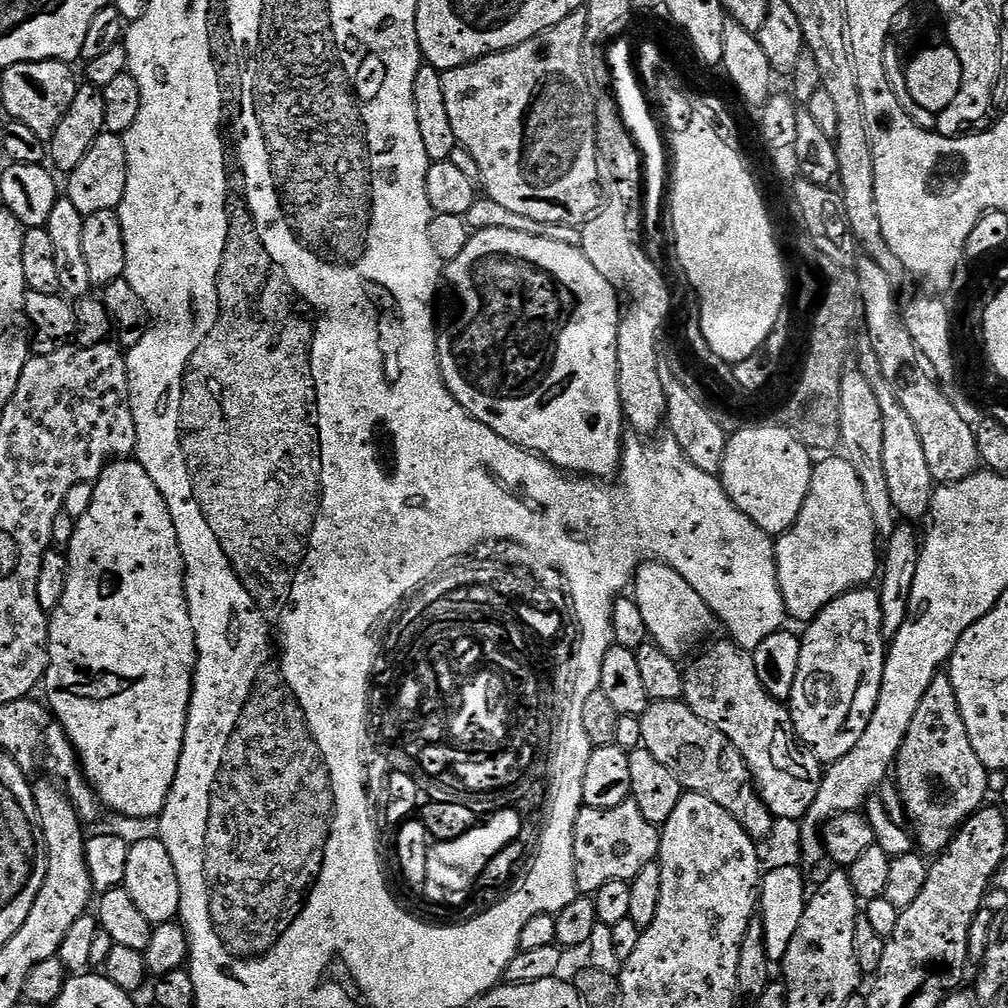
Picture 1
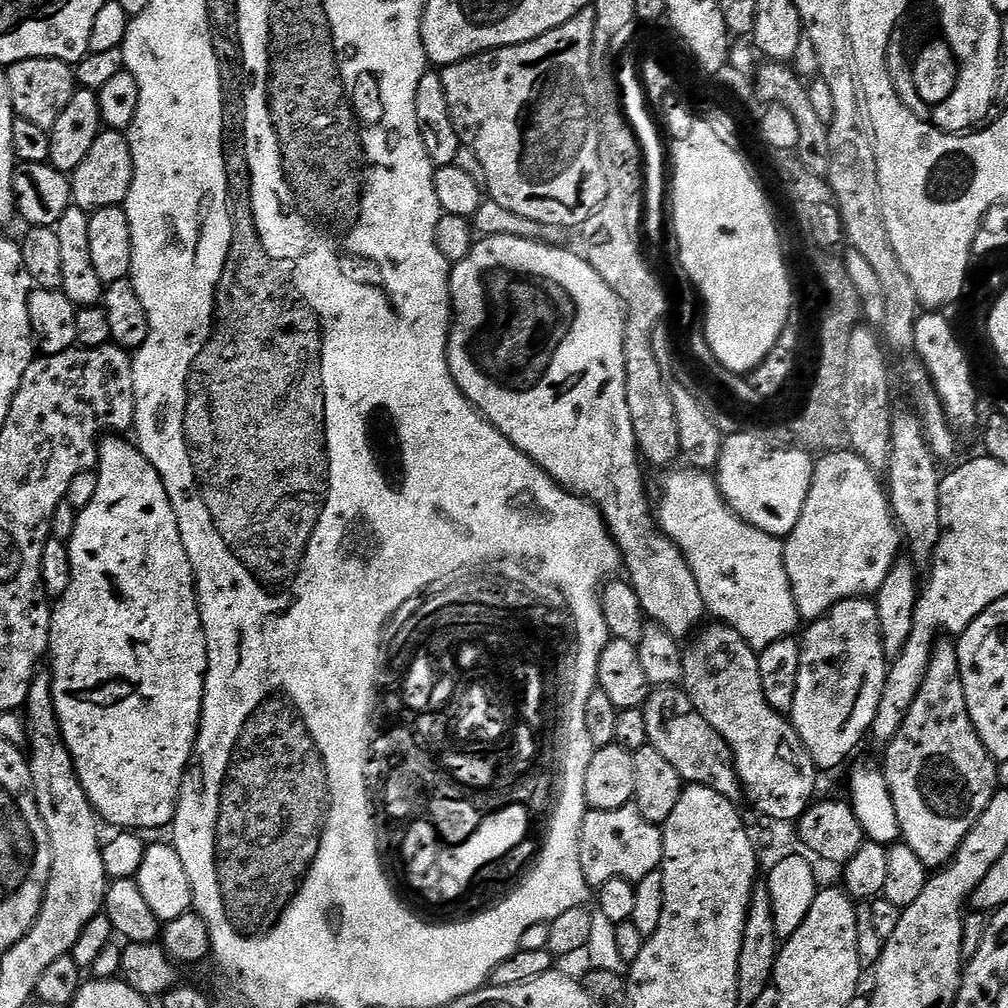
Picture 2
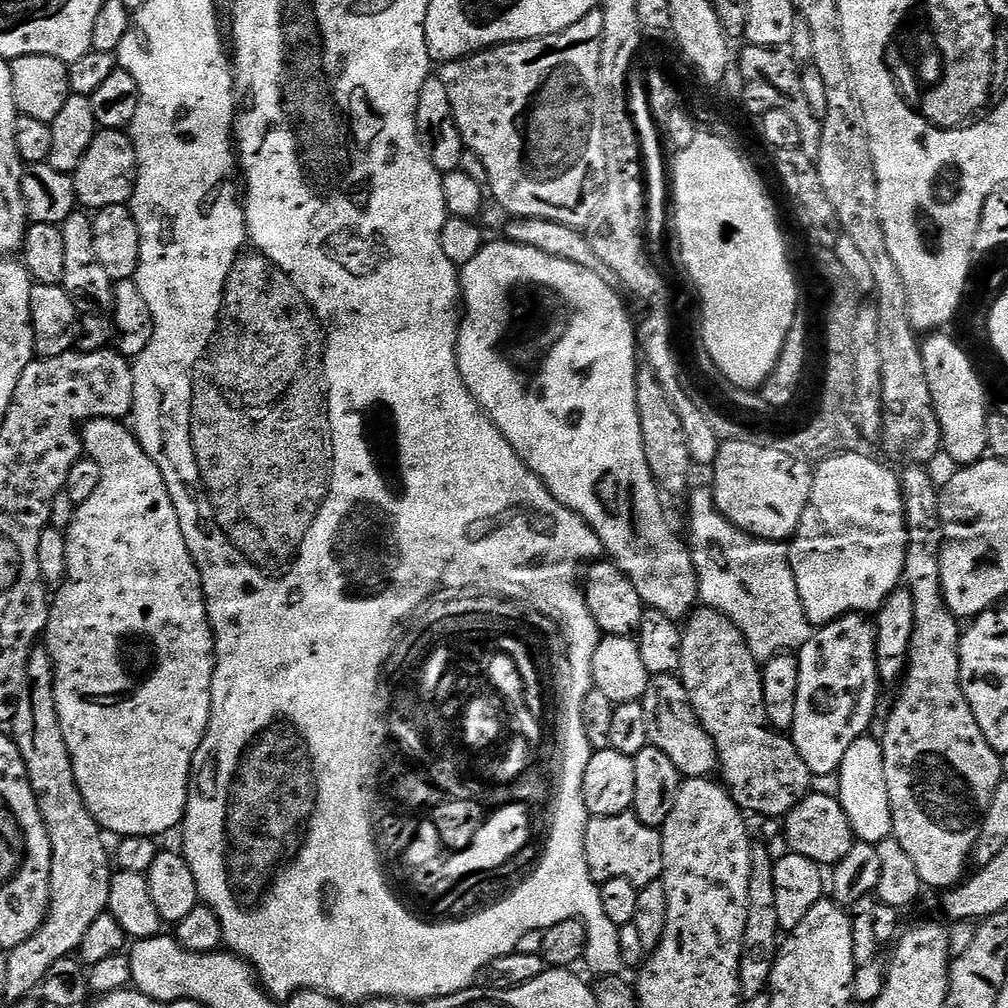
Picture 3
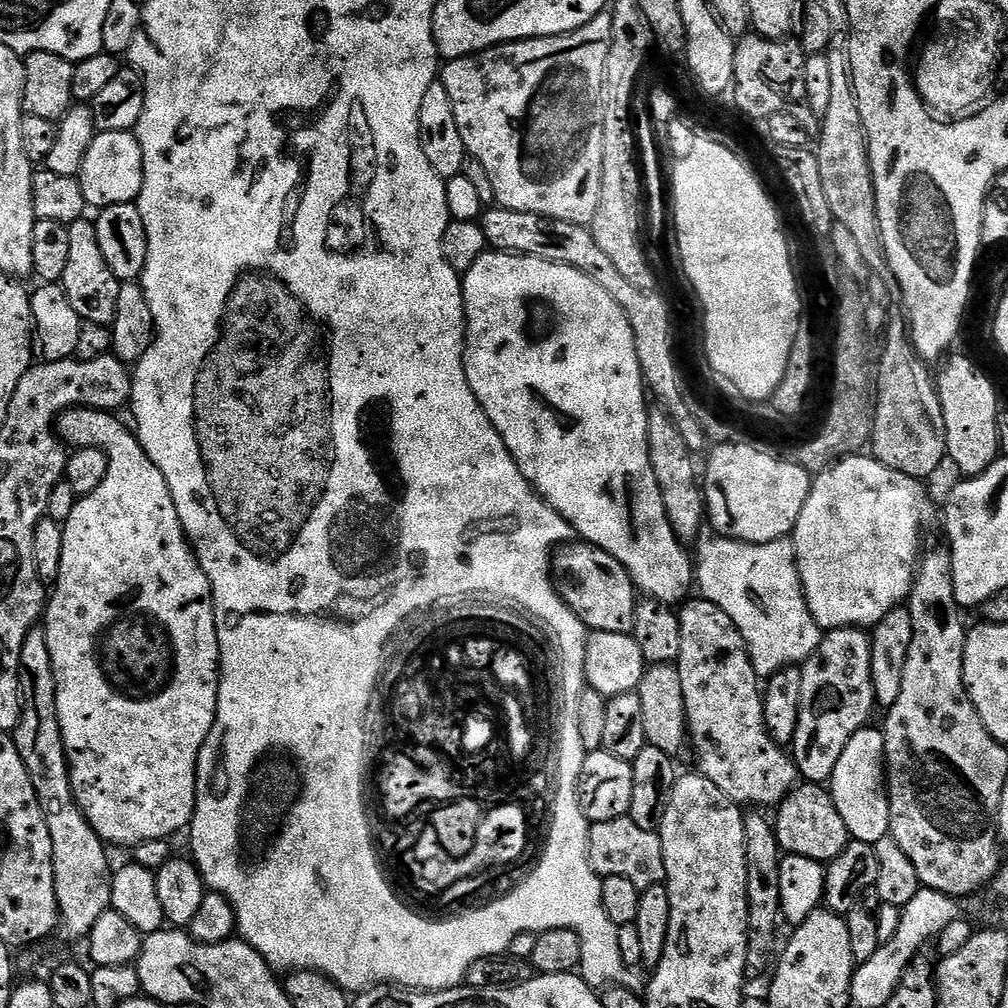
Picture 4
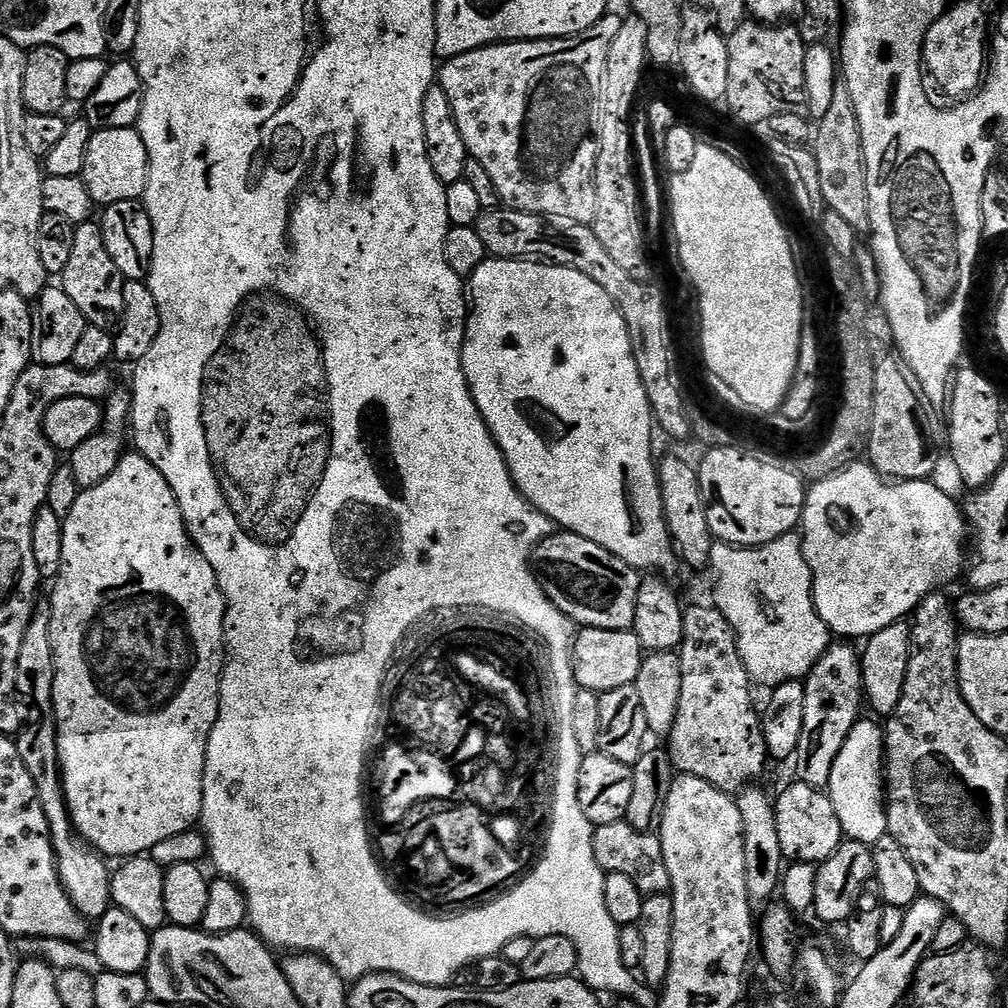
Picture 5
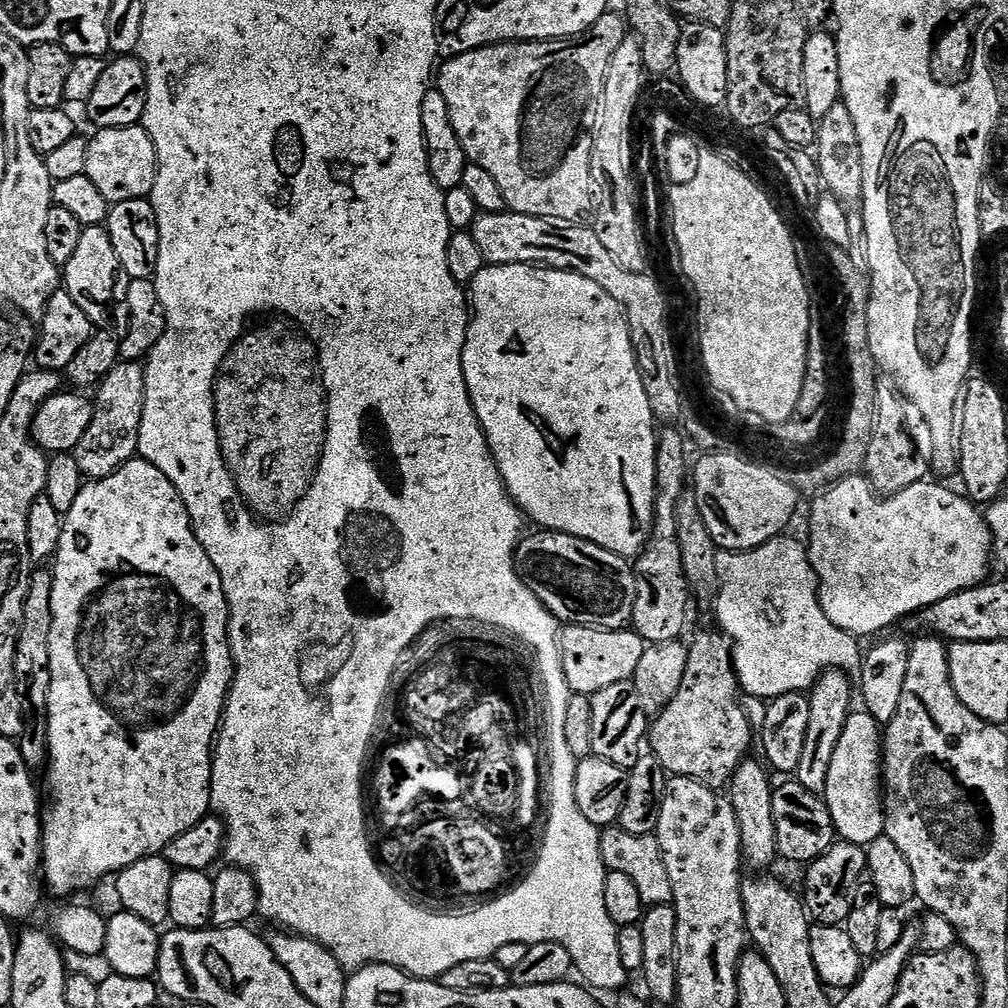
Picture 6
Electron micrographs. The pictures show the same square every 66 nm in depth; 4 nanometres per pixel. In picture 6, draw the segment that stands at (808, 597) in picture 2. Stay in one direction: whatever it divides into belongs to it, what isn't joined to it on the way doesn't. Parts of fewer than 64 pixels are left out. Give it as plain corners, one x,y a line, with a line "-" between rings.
857,474
838,481
838,483
832,485
825,492
821,492
819,496
811,501
812,525
808,528
806,547
820,586
820,605
826,614
826,618
830,618
830,622
834,622
834,626
846,630
851,636
857,638
872,636
875,632
880,632
883,628
888,628
891,624
898,623
903,616
913,615
912,617
915,617
930,605
942,602
942,598
950,598
950,594
958,594
958,590
973,588
989,579
988,571
991,570
992,564
994,568
994,543
992,532
988,529
985,513
971,500
961,495
959,491
957,491
958,493
951,492
944,484
932,483
931,479
919,480
914,486
906,486
906,490
896,492
892,496
885,498
872,489
872,483
868,479

